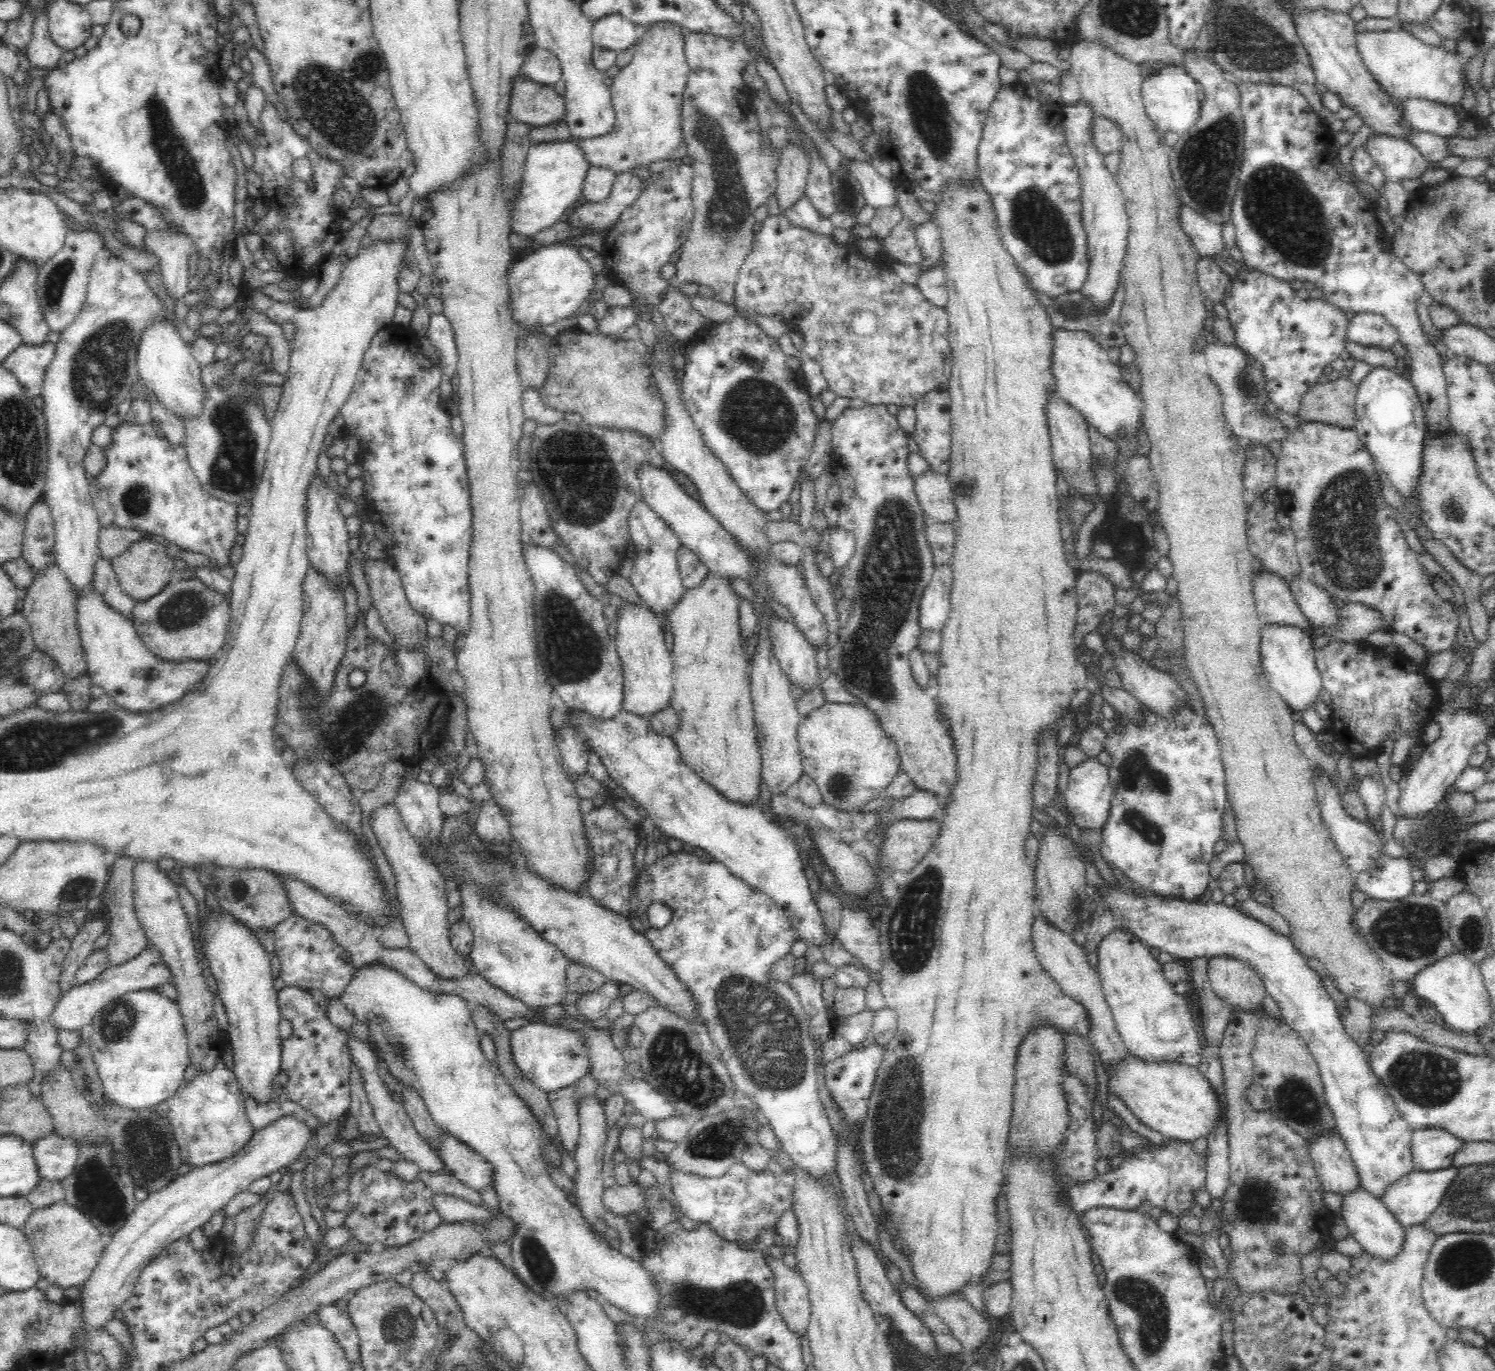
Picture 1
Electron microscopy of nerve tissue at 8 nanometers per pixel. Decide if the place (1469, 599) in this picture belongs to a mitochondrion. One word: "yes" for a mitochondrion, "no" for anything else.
no

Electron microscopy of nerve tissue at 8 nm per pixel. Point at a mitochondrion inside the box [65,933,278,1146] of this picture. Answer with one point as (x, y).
(119, 1020)

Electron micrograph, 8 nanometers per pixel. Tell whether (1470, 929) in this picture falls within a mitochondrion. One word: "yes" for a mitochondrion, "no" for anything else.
yes

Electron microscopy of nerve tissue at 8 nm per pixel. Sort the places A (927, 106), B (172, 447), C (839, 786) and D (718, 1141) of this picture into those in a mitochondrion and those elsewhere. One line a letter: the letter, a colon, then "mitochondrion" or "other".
A: mitochondrion
B: other
C: mitochondrion
D: mitochondrion

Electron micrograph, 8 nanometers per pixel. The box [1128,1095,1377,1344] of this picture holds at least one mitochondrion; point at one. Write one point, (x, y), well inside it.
(1255, 1201)

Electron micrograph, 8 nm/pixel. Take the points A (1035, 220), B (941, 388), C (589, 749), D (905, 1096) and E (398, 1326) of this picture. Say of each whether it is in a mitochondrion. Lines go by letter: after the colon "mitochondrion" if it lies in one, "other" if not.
A: mitochondrion
B: other
C: other
D: mitochondrion
E: mitochondrion

